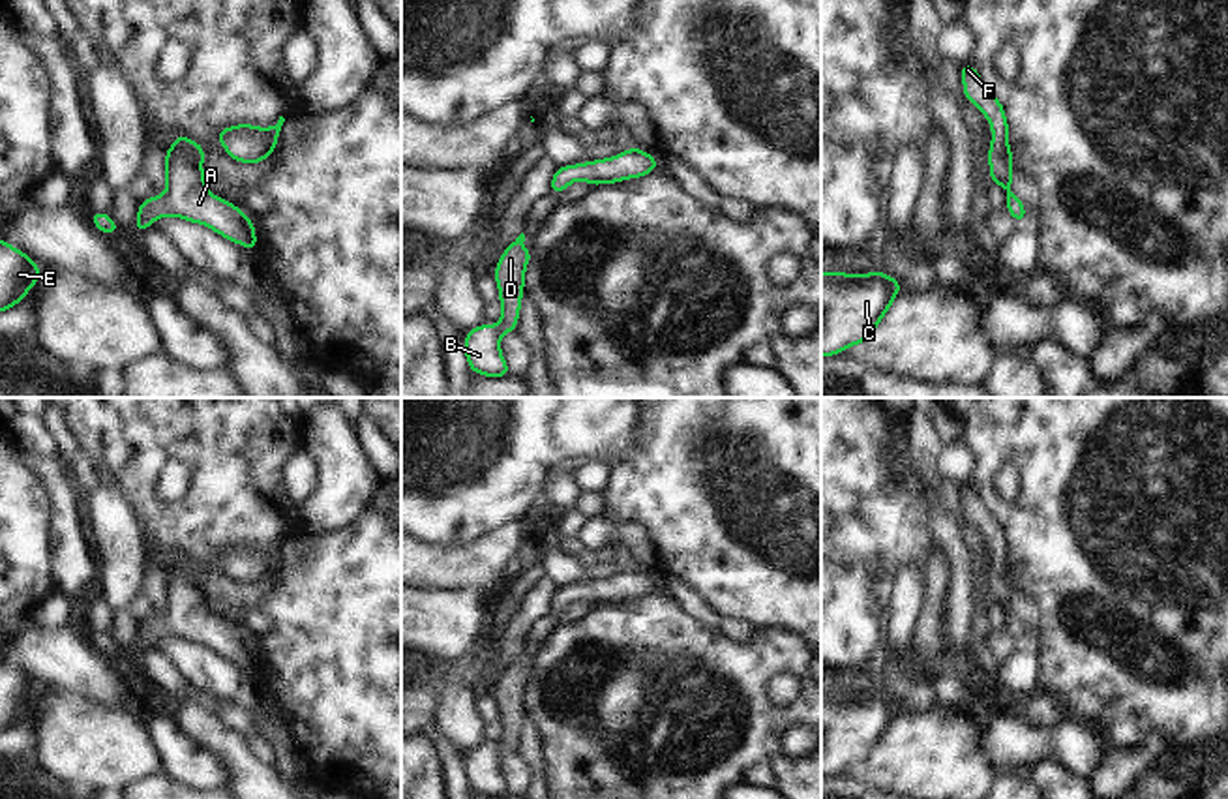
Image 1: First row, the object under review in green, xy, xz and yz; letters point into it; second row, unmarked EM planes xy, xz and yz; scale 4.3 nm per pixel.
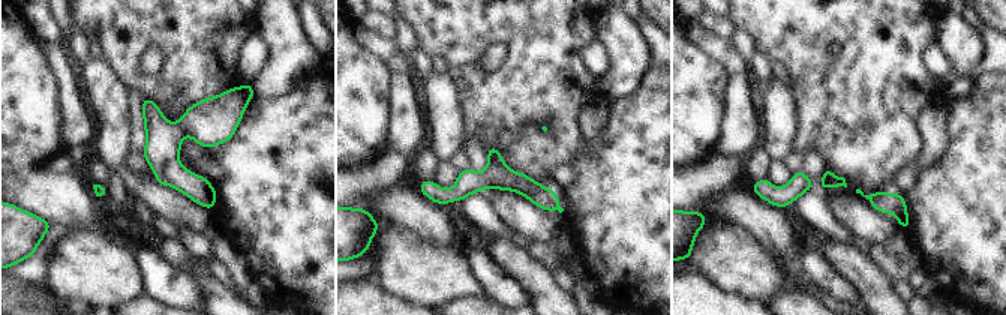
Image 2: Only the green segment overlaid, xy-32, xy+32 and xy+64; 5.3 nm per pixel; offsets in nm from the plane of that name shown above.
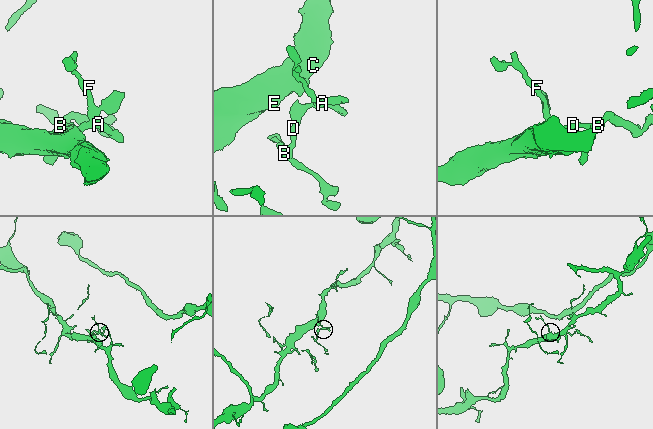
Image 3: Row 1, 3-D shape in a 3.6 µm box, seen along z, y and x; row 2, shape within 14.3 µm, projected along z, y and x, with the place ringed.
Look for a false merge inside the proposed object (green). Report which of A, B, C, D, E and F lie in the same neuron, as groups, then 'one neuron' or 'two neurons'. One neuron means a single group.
A B C D E F | one neuron

